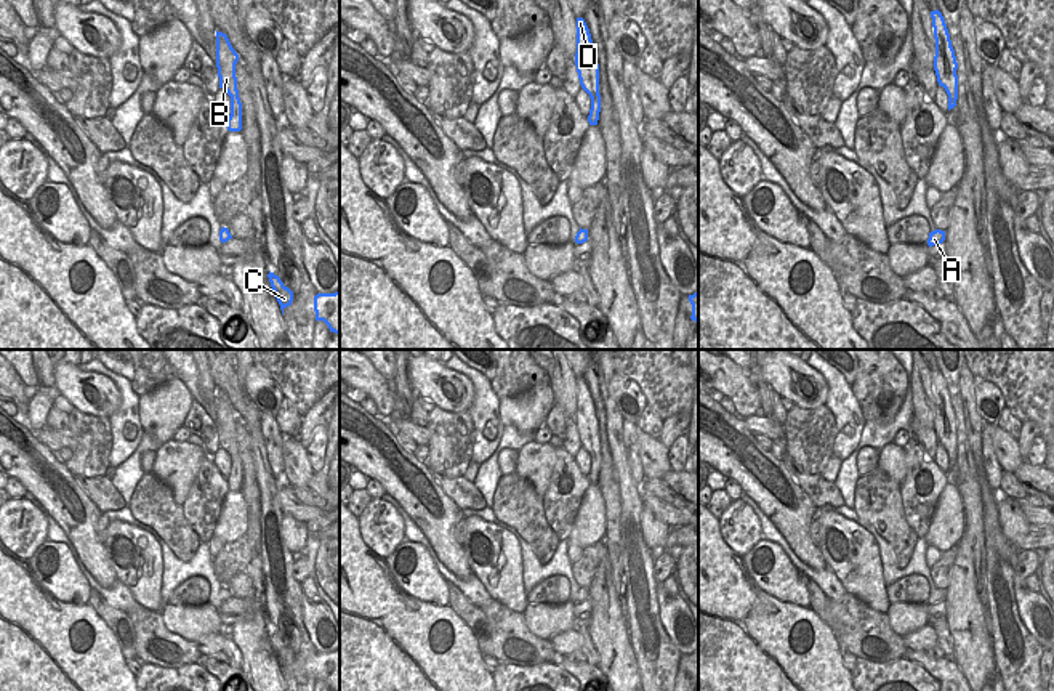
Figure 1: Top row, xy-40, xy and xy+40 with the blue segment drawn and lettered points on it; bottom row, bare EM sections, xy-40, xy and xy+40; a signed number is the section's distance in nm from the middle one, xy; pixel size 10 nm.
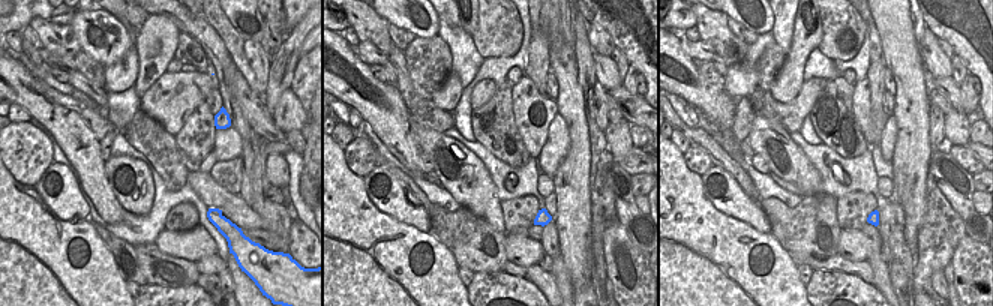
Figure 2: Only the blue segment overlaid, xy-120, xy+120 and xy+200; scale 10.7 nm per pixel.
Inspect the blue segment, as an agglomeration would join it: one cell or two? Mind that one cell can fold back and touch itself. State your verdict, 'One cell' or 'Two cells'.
One cell.

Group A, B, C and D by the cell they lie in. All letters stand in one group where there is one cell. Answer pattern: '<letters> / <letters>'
A B C D

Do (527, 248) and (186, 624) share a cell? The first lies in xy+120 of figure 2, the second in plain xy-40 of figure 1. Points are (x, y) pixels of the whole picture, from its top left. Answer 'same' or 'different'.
different

